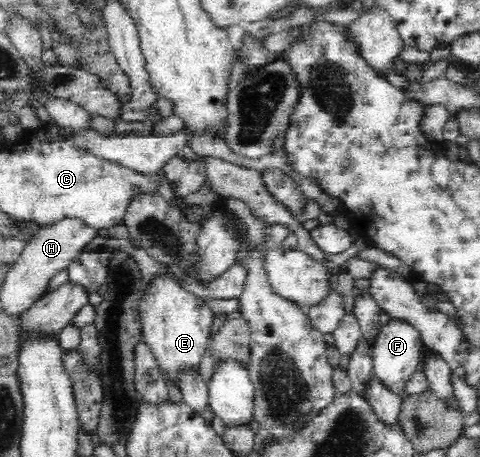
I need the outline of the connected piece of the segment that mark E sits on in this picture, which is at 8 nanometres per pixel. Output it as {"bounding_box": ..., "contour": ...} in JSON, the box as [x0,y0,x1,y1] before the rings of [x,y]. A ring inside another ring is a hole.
{"bounding_box":[137,269,216,384],"contour":[[[168,269],[166,274],[154,276],[154,282],[150,282],[146,290],[143,288],[137,311],[143,341],[155,355],[163,375],[177,384],[176,376],[183,367],[200,366],[212,336],[210,326],[216,315],[206,301],[198,299],[176,282],[181,276],[179,273]]]}

